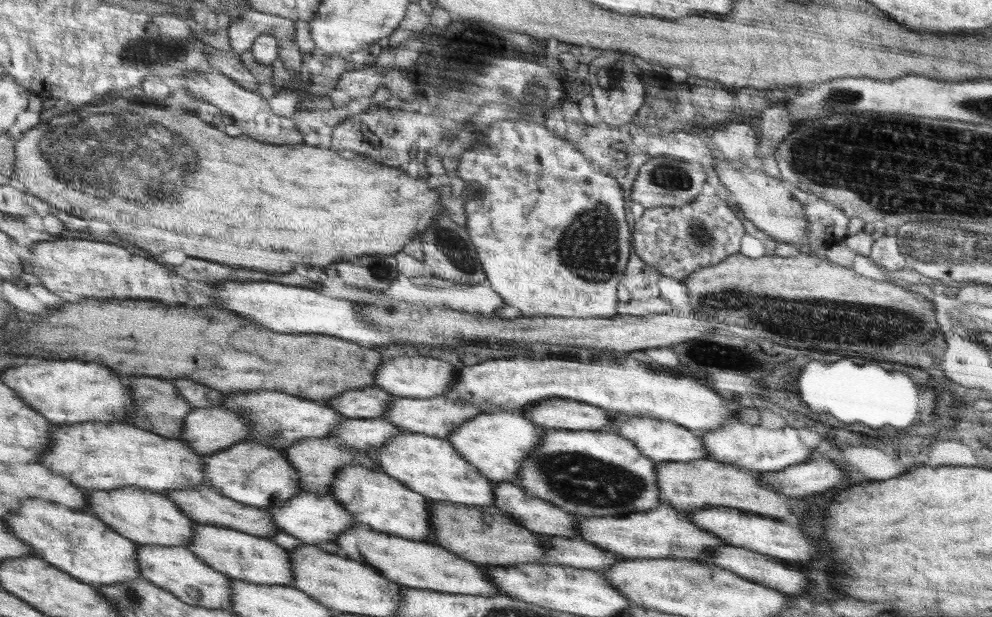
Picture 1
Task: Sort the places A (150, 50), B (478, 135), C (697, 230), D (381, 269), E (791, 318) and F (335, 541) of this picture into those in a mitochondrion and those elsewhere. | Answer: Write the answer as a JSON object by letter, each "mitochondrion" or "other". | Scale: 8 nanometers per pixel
{"A":"mitochondrion","B":"other","C":"mitochondrion","D":"mitochondrion","E":"mitochondrion","F":"other"}

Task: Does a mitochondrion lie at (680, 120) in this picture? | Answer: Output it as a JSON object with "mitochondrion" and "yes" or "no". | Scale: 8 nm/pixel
{"mitochondrion":"no"}

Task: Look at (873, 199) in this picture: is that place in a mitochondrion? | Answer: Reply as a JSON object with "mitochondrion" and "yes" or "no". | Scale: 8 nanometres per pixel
{"mitochondrion":"yes"}

